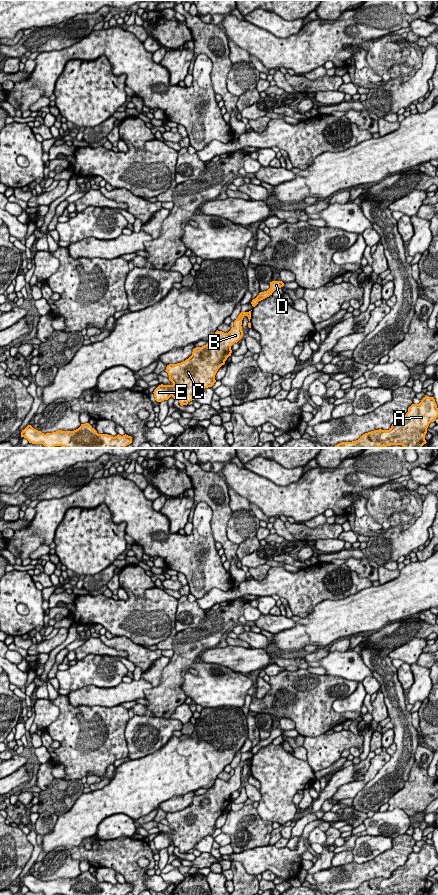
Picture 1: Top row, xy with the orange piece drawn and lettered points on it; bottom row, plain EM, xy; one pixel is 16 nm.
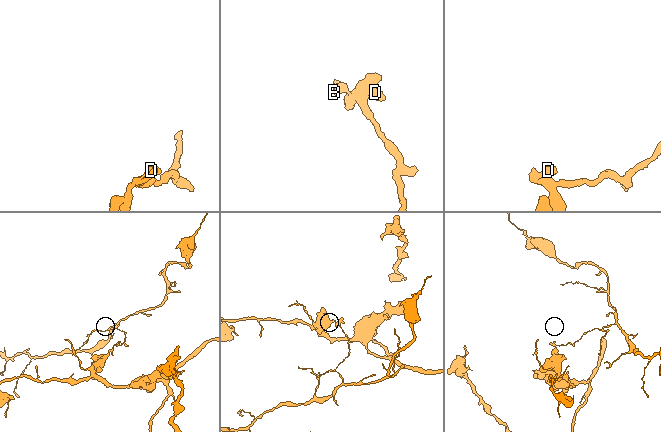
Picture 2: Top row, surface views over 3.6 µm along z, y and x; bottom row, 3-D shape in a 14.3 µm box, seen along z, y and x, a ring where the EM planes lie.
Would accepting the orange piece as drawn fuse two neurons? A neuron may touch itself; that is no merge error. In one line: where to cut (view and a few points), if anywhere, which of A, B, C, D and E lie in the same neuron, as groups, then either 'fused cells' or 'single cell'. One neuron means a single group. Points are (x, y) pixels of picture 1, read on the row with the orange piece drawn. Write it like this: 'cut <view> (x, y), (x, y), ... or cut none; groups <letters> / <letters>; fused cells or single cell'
cut xy (249, 311), (247, 316); groups A B C E / D; fused cells

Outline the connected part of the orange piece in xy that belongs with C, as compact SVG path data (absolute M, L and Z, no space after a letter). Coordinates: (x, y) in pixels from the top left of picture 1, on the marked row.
M241 312L228 333L217 330L206 345L194 348L192 355L185 361L167 365L165 371L173 384L159 385L153 392L155 400L162 402L172 396L183 406L205 388L212 387L218 369L231 356L231 346L242 338L242 320L249 314Z

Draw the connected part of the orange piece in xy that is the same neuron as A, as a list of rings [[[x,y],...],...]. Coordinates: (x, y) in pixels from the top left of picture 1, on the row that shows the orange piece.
[[[426,395],[419,404],[412,404],[406,415],[395,421],[389,430],[374,430],[363,434],[356,441],[341,442],[334,448],[379,448],[391,445],[422,448],[427,443],[427,428],[437,417],[435,399]]]

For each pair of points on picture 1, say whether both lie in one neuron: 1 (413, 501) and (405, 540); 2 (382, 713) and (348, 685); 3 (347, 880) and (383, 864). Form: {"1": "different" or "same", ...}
{"1": "different", "2": "different", "3": "same"}

